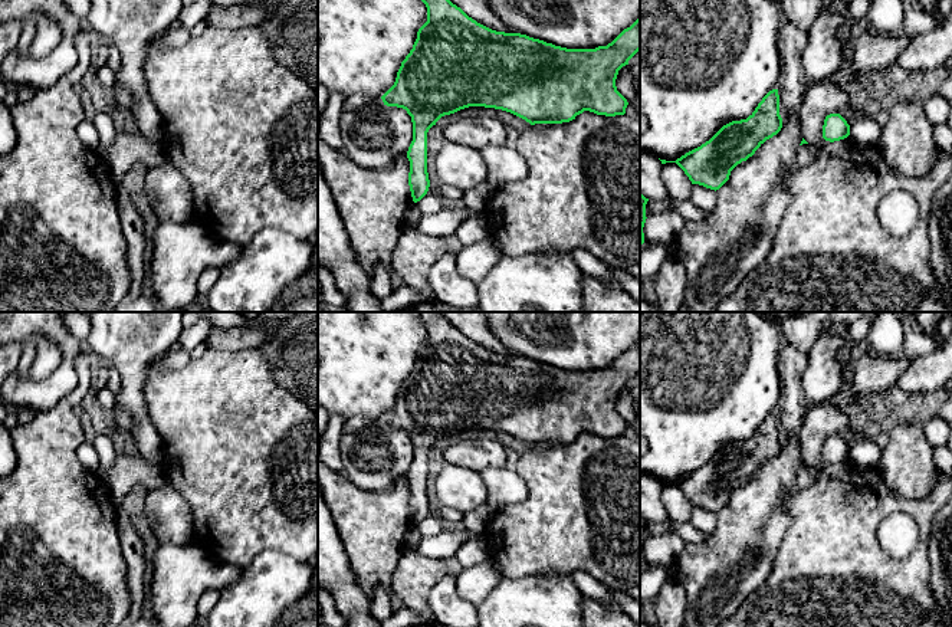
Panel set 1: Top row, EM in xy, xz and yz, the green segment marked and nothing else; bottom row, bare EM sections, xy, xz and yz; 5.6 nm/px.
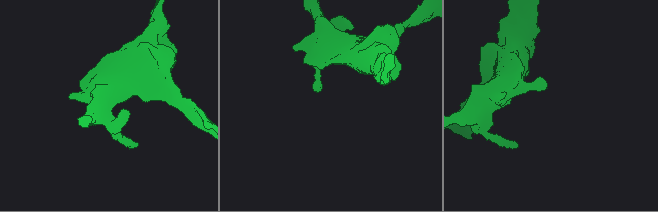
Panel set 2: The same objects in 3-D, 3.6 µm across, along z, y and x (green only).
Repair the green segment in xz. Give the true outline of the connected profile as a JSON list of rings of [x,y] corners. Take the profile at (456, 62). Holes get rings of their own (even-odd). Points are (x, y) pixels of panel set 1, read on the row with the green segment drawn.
[[[421,0],[427,7],[427,22],[418,29],[413,49],[401,62],[394,85],[381,96],[384,105],[407,111],[413,122],[413,141],[407,151],[410,161],[408,186],[413,201],[429,191],[427,132],[444,116],[469,106],[485,106],[511,112],[531,125],[562,124],[575,119],[584,111],[597,115],[624,115],[627,99],[617,91],[618,70],[640,50],[640,16],[607,46],[595,49],[567,49],[521,33],[492,30],[450,0]]]

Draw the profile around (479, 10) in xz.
[[[450,0],[477,23],[505,33],[512,32],[492,10],[489,0]]]

